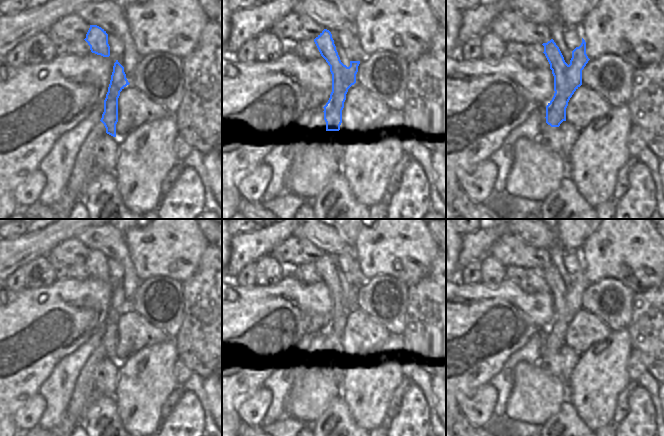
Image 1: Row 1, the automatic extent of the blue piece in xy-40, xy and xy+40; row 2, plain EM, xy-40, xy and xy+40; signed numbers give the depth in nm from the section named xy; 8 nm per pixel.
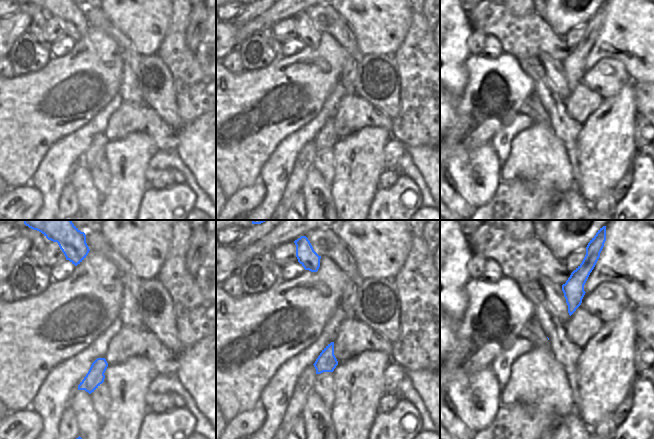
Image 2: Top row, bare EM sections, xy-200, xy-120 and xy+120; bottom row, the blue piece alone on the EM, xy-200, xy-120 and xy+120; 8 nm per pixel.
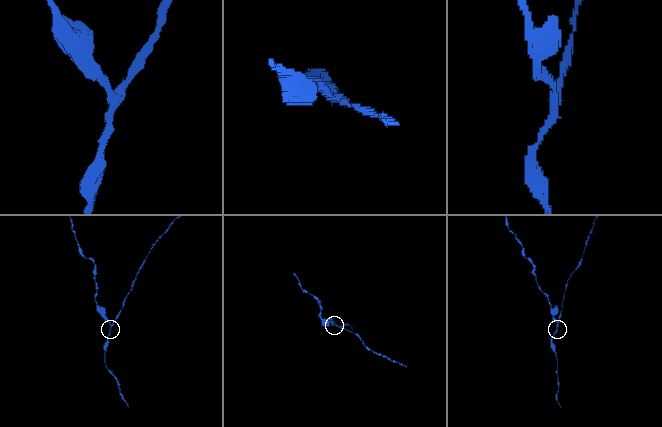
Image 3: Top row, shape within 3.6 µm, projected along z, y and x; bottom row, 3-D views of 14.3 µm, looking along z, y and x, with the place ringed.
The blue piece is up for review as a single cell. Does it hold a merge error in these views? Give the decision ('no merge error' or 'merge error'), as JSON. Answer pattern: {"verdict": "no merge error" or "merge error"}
{"verdict": "merge error"}

